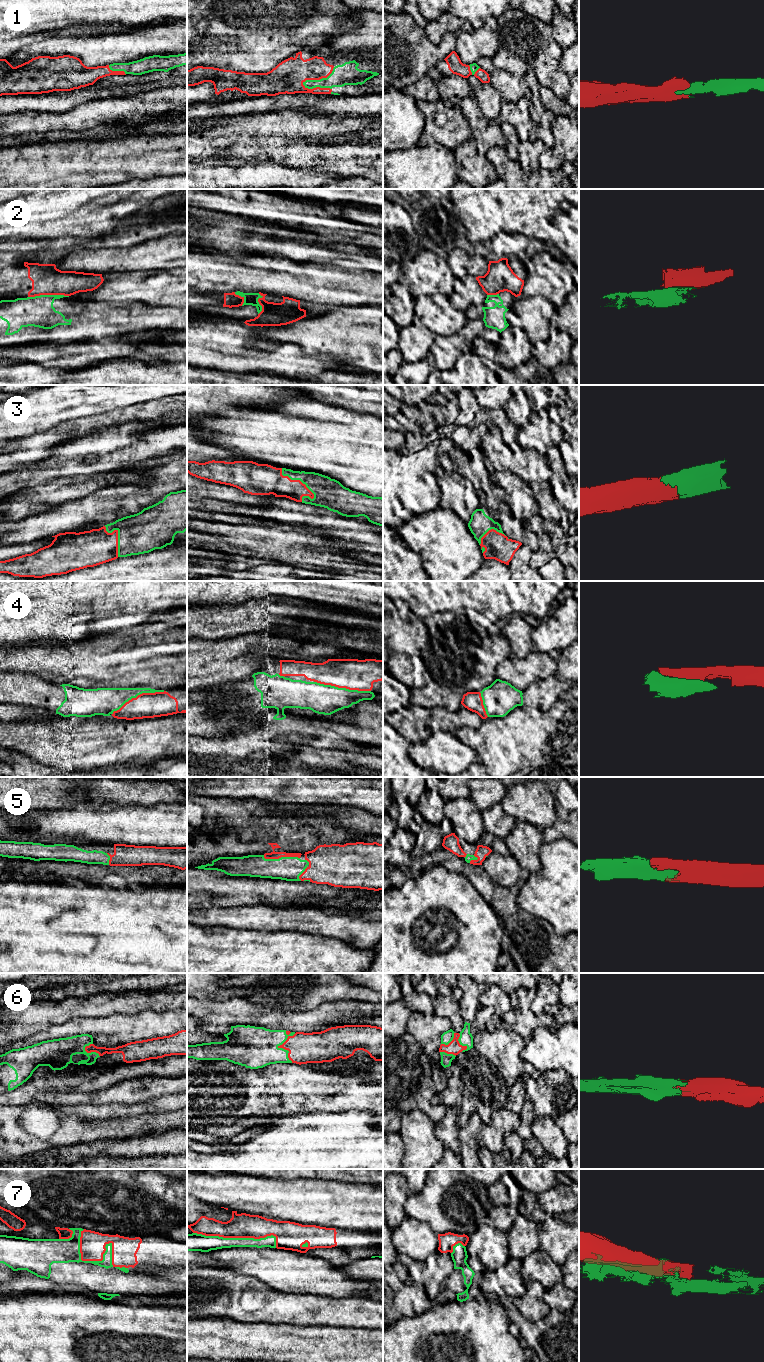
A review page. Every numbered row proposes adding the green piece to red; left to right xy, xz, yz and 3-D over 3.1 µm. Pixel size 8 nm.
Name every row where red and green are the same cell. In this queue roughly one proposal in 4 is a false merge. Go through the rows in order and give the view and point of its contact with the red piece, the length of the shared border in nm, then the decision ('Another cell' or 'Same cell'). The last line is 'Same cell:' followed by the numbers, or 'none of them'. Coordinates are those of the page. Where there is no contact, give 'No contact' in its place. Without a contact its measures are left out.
1: Touches red at xz (319, 79). Shared border 300 nm. Same cell
2: Touches red at xy (48, 294). Shared border 320 nm. Another cell
3: Touches red at xz (297, 480). Shared border 360 nm. Same cell
4: Touches red at xz (342, 687). Shared border 460 nm. Same cell
5: Touches red at xz (281, 856). Shared border 300 nm. Same cell
6: Touches red at xz (282, 1047). Shared border 260 nm. Same cell
7: Touches red at xy (98, 1260). Shared border 400 nm. Another cell
Same cell: 1, 3, 4, 5, 6

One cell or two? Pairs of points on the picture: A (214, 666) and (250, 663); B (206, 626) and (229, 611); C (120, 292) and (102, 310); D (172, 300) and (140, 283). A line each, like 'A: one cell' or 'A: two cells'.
A: one cell
B: one cell
C: two cells
D: one cell

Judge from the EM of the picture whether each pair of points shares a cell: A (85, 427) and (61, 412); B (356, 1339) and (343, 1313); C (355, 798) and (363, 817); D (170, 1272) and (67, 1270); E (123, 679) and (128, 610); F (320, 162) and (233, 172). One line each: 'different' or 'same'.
A: different
B: different
C: different
D: same
E: different
F: different

